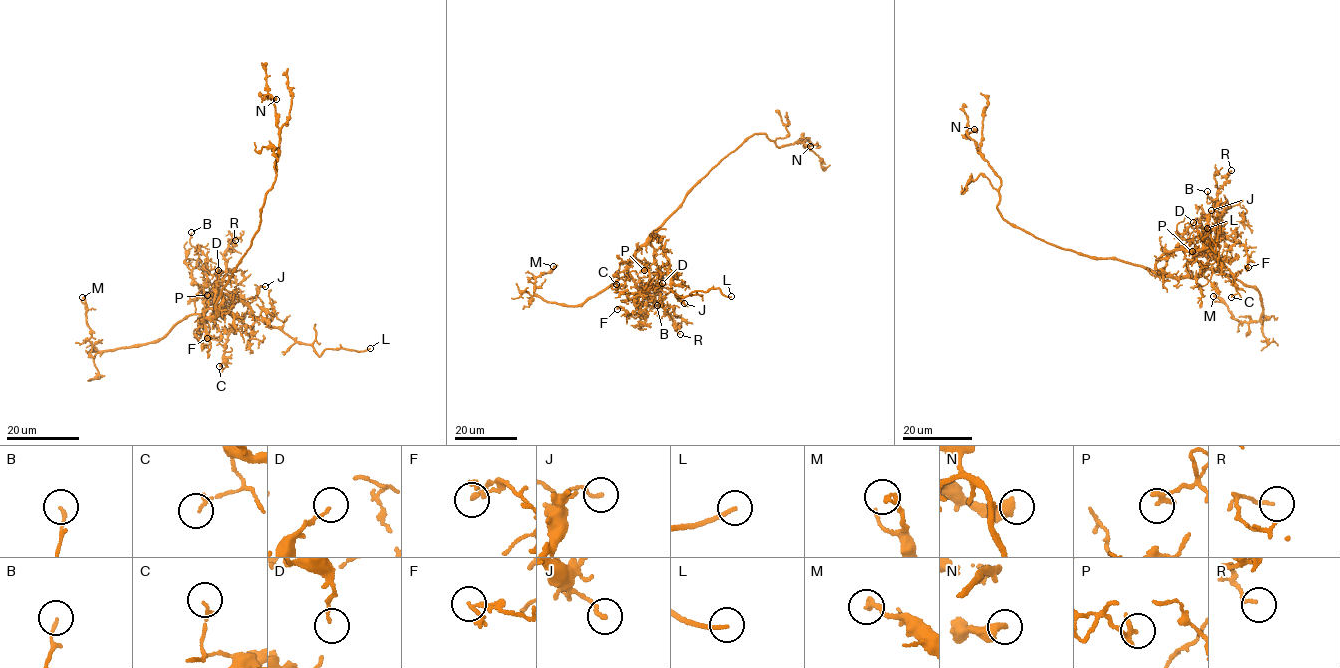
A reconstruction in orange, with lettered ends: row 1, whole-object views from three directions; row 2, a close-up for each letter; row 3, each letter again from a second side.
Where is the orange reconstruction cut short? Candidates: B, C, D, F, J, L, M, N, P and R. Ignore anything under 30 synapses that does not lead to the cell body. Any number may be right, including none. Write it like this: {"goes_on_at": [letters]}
{"goes_on_at": ["L"]}

